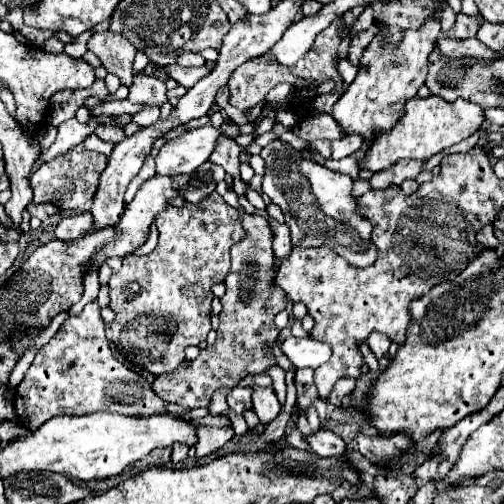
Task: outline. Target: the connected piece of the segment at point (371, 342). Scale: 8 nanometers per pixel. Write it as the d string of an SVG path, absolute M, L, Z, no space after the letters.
M371 333L371 335L367 337L367 345L369 345L369 349L373 351L373 355L375 355L377 359L381 359L381 357L387 353L389 343L391 342L391 339L387 335L379 335L379 333Z

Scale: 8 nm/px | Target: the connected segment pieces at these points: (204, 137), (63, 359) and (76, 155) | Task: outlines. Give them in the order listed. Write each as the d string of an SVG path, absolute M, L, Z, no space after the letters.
M207 123L167 141L155 157L157 175L191 175L201 163L209 159L221 133L225 133L227 137L237 137L239 129L237 125L223 123L219 131L211 123Z
M87 303L85 309L69 317L53 339L35 355L25 379L15 389L15 413L27 429L35 429L57 415L89 415L95 411L121 413L129 417L149 417L167 413L167 403L155 395L147 371L135 373L117 361L105 337L99 305Z
M83 145L69 149L65 155L59 155L51 163L41 165L31 175L31 189L35 203L55 203L63 209L85 209L93 199L93 193L99 185L99 175L107 167L107 157L95 151L87 151Z

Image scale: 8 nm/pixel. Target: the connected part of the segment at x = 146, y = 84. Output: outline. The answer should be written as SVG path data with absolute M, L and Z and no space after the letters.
M135 73L133 85L129 87L129 101L141 107L163 107L167 103L167 87L153 75Z

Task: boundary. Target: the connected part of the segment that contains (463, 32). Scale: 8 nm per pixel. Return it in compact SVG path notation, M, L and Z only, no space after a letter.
M459 13L453 29L449 33L445 33L445 37L453 37L453 39L457 39L457 37L461 37L461 39L475 37L481 25L483 25L483 17L481 15L475 15L475 19L473 19L471 15Z

